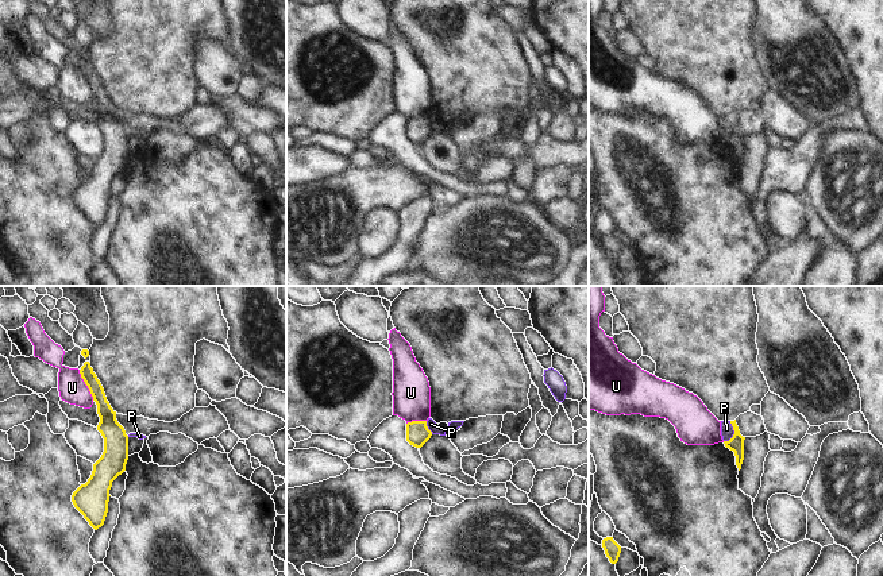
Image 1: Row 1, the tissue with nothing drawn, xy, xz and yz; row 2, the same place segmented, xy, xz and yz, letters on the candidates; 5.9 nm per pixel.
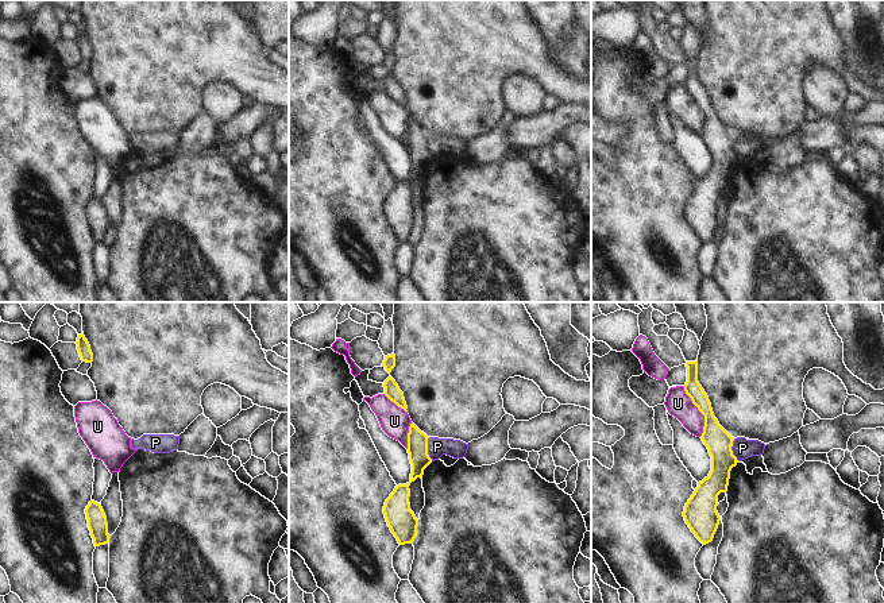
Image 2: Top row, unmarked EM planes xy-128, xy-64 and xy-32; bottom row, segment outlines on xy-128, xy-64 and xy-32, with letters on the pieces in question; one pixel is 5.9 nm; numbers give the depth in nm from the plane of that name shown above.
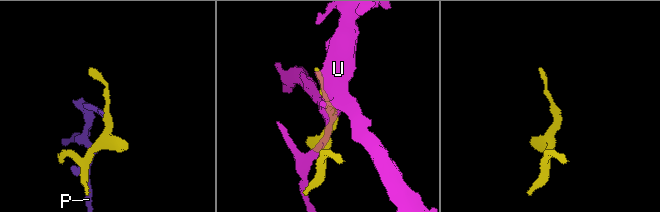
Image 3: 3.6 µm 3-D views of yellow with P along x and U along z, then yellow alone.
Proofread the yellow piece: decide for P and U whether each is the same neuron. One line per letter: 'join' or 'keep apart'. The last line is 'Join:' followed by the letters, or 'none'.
P: keep apart
U: keep apart
Join: none

